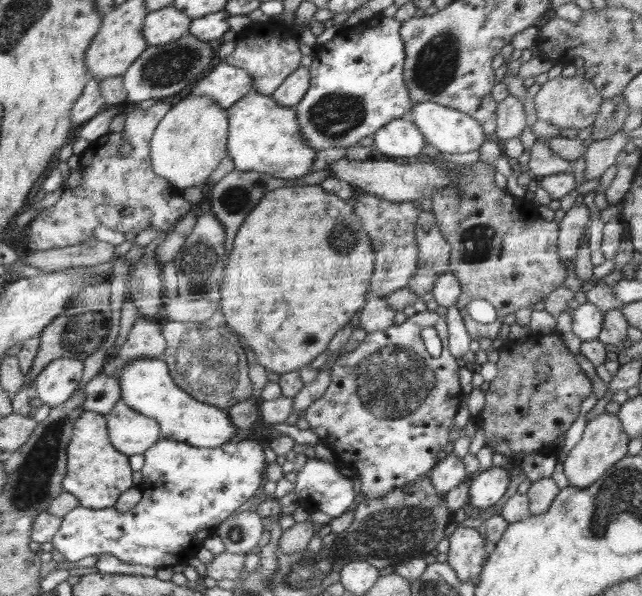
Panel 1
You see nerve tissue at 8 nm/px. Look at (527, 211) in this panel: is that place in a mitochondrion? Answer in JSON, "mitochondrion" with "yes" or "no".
{"mitochondrion":"no"}

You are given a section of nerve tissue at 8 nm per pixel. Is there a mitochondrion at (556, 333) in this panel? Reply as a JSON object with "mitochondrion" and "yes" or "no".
{"mitochondrion":"no"}

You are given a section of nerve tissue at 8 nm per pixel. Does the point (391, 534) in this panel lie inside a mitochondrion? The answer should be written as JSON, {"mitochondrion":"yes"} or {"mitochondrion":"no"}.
{"mitochondrion":"yes"}

